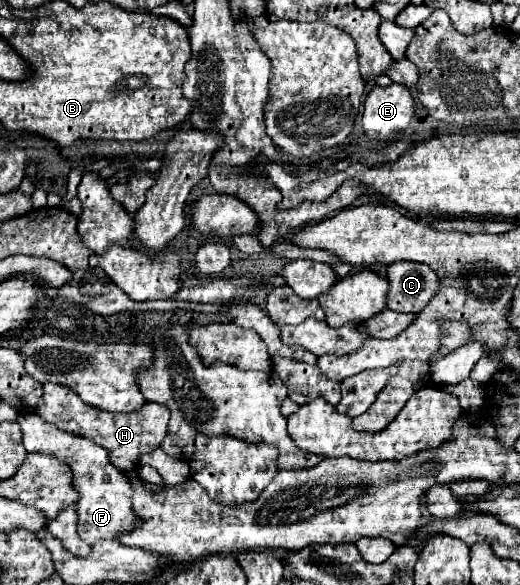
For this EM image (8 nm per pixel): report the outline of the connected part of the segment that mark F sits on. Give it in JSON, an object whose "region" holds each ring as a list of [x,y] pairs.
{"region":[[[22,412],[18,416],[18,424],[22,426],[24,448],[28,452],[52,454],[52,456],[58,456],[60,462],[70,466],[72,486],[80,494],[80,500],[76,504],[78,536],[84,542],[94,544],[98,540],[118,540],[124,532],[128,532],[140,524],[138,518],[134,518],[134,512],[130,506],[134,486],[130,484],[130,480],[126,478],[126,474],[122,470],[118,470],[116,466],[112,466],[108,462],[108,454],[106,454],[106,450],[102,450],[102,446],[98,446],[96,442],[90,442],[88,438],[82,438],[78,434],[62,432],[56,424],[44,422],[34,412]]]}

